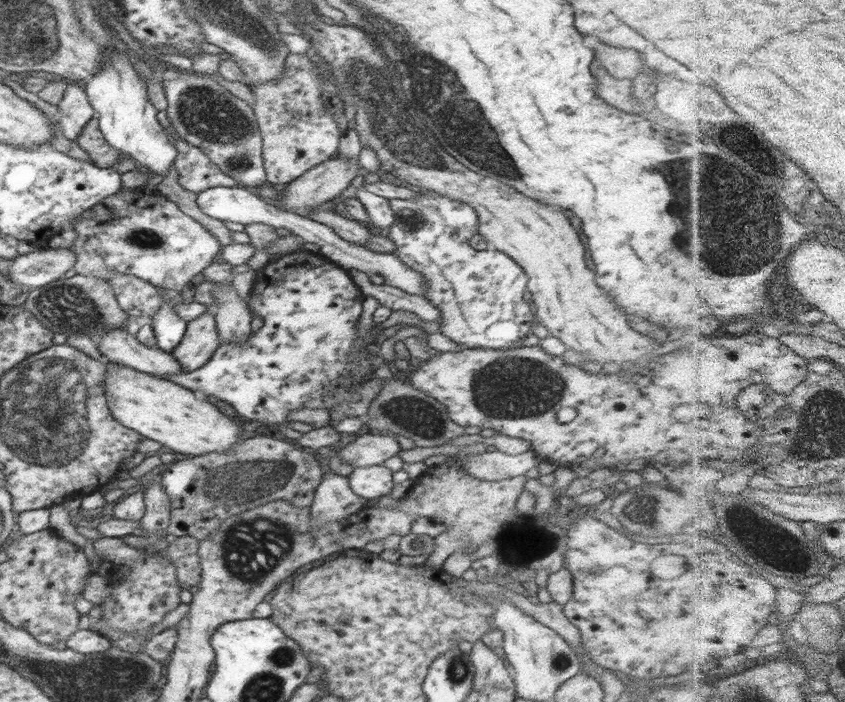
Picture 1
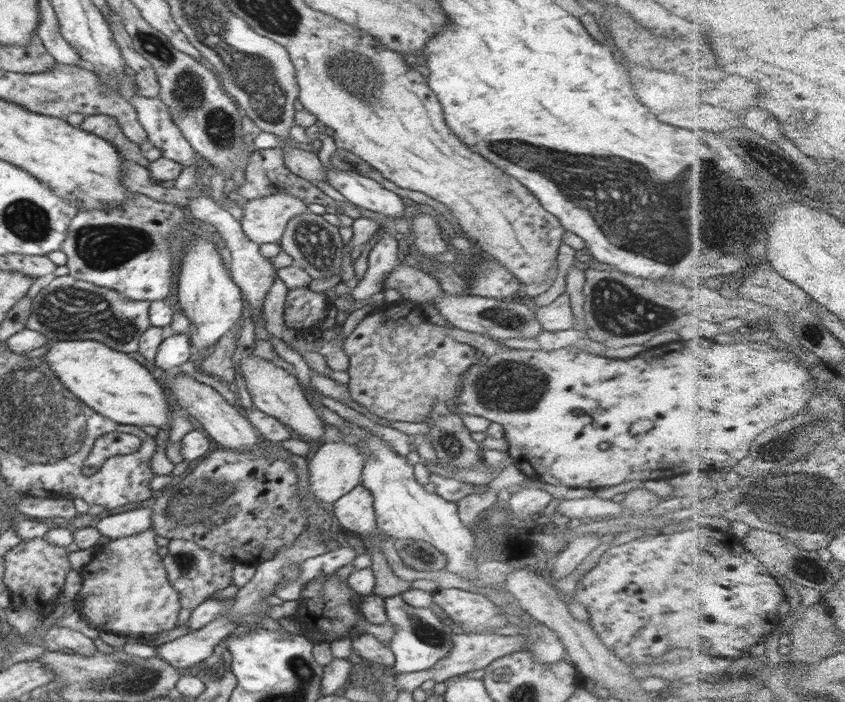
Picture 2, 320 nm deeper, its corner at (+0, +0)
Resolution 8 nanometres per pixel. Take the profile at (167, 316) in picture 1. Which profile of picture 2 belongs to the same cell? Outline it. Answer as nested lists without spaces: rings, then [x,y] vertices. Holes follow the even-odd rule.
[[[168,332],[158,347],[154,358],[155,365],[165,371],[177,370],[181,364],[193,359],[190,354],[191,344],[189,335],[176,335],[173,332]]]

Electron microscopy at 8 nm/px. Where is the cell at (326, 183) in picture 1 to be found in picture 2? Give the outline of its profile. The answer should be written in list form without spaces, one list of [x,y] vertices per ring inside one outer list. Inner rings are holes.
[[[276,194],[241,202],[242,232],[256,244],[279,243],[291,218],[308,211],[307,203],[292,195]]]

